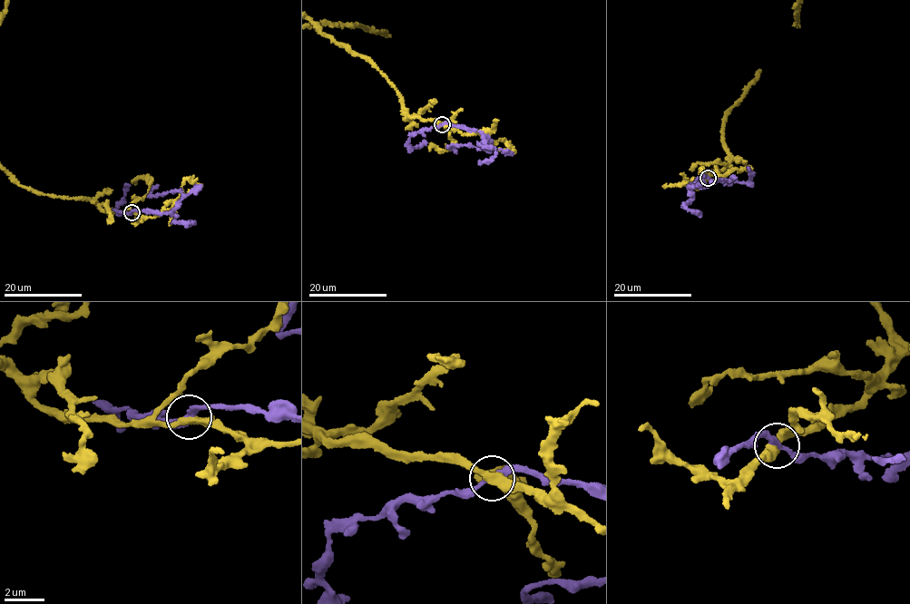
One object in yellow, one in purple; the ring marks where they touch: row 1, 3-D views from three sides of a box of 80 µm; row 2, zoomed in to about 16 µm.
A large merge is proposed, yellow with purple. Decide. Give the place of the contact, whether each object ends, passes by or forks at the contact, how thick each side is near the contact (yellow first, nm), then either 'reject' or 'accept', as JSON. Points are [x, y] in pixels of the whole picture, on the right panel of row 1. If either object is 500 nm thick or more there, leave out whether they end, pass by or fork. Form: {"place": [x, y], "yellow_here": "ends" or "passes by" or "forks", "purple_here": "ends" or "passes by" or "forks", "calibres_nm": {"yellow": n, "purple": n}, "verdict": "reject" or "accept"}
{"place": [708, 178], "yellow_here": "passes by", "purple_here": "passes by", "calibres_nm": {"yellow": 360, "purple": 240}, "verdict": "reject"}

